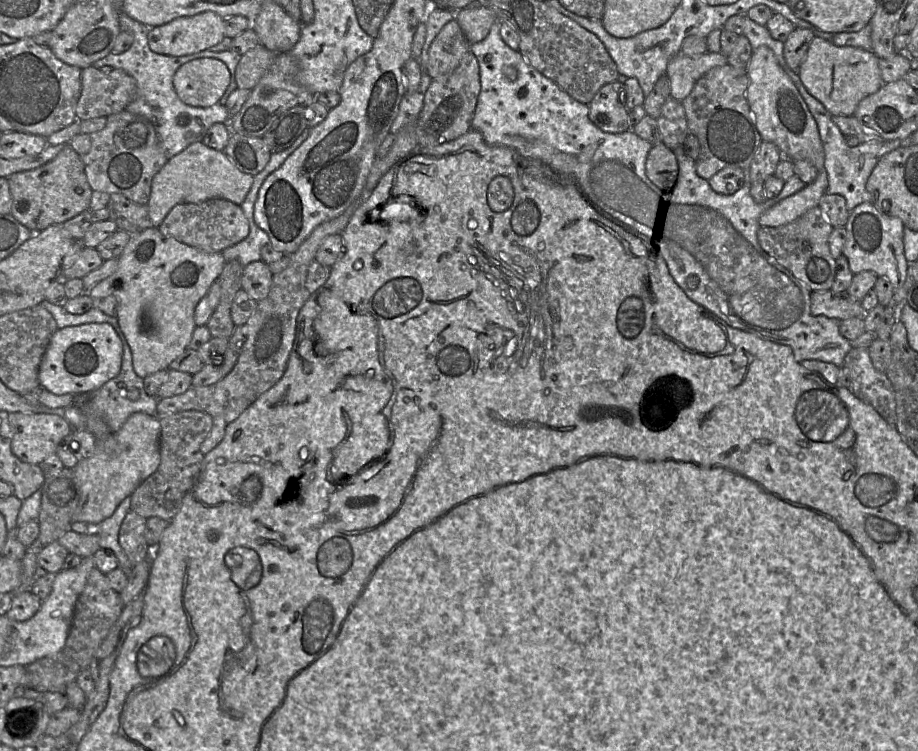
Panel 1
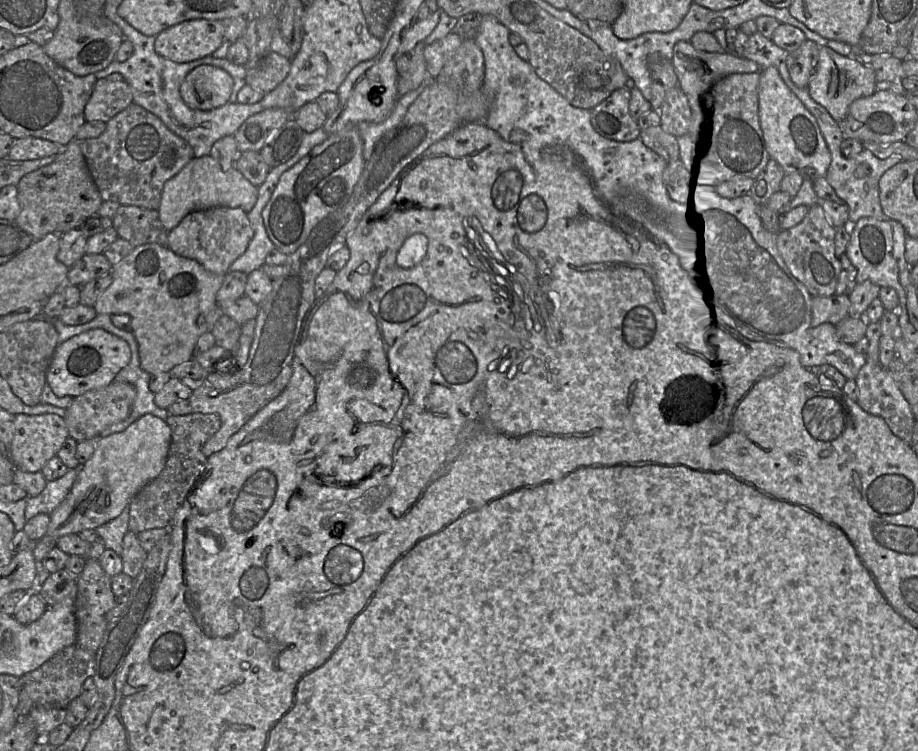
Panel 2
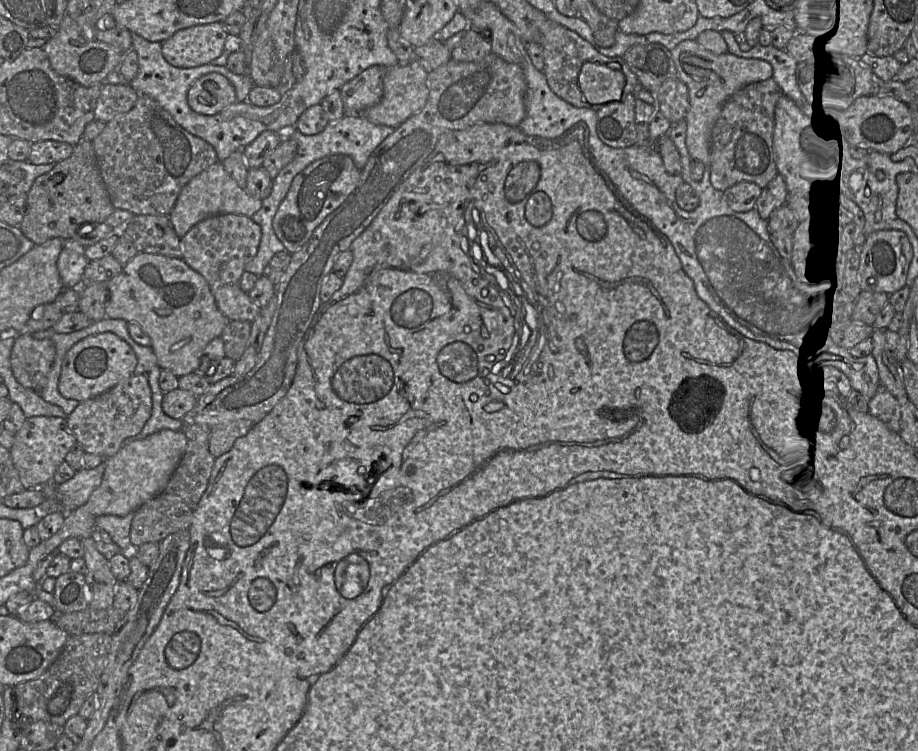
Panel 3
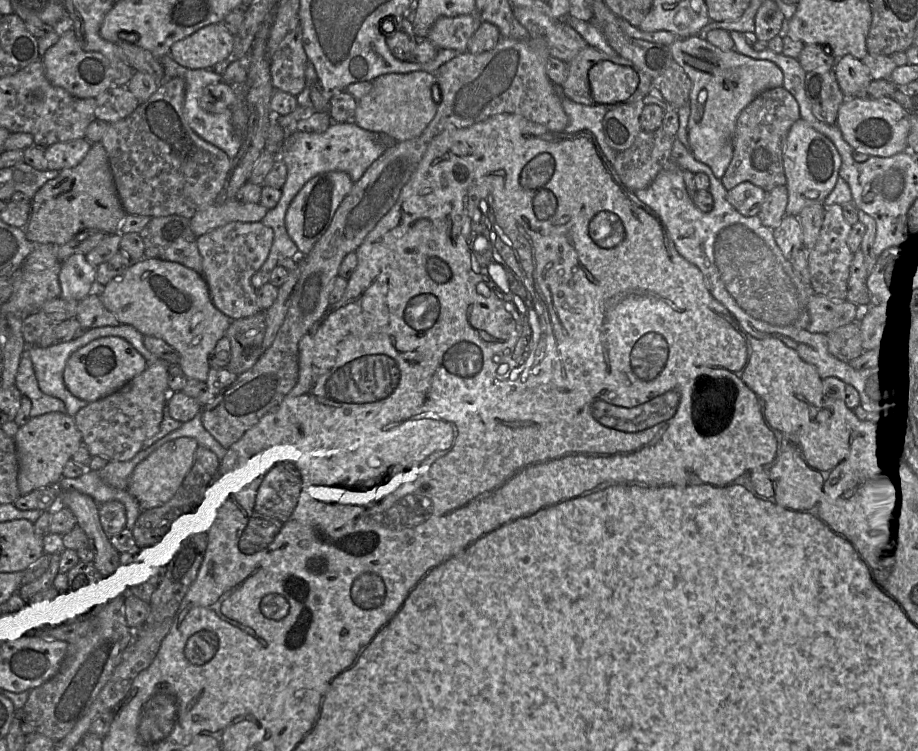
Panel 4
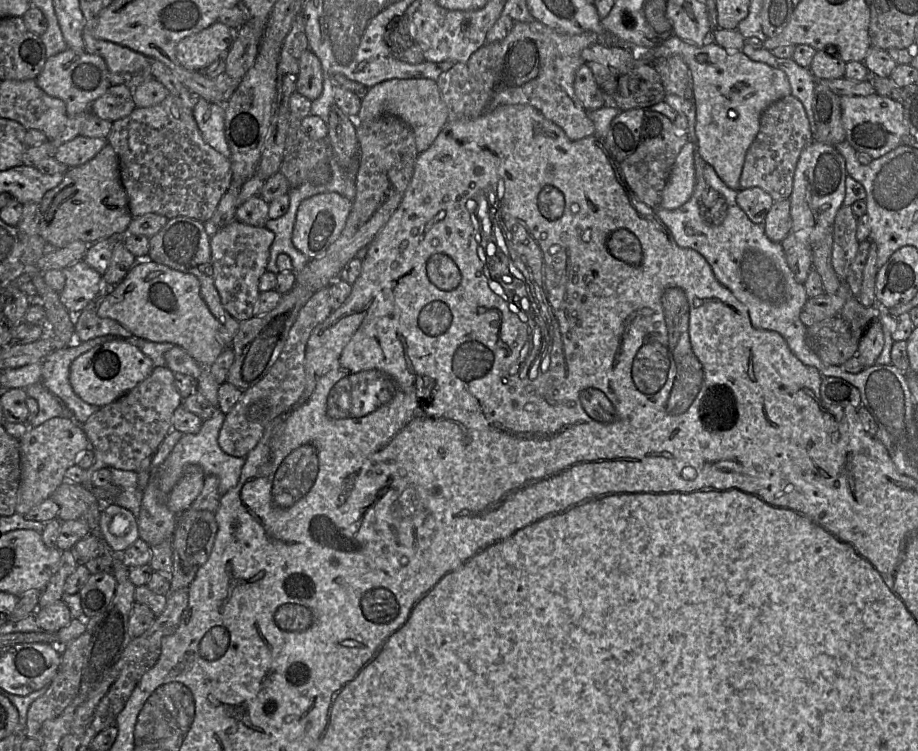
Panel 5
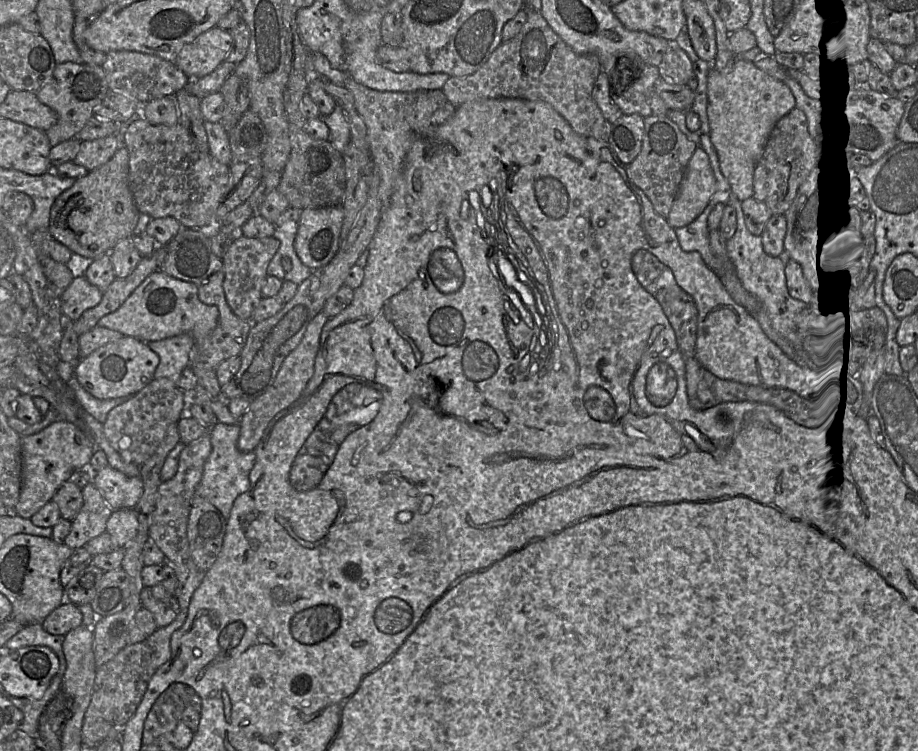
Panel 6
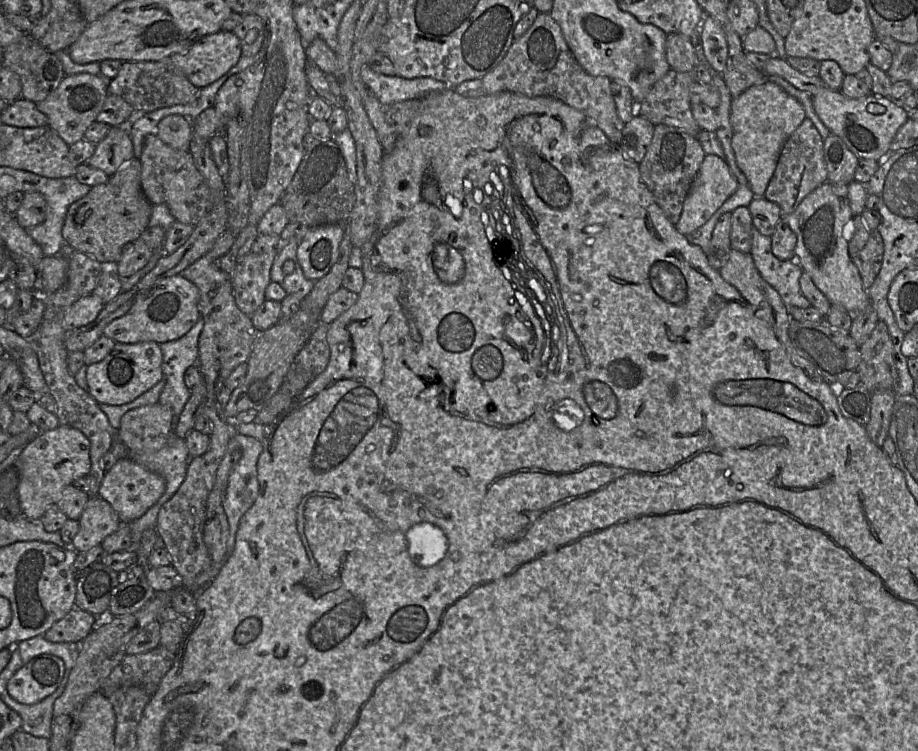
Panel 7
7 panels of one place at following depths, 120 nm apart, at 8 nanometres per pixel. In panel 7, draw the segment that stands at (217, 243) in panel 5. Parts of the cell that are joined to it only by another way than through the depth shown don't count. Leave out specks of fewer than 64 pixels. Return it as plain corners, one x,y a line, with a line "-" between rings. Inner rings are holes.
277,249
269,252
250,252
236,260
232,294
242,313
251,316
266,300
265,290
271,282
270,271

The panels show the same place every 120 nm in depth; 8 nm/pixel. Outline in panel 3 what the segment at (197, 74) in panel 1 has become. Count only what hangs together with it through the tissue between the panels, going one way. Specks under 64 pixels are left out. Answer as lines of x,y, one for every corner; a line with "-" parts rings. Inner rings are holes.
211,72
198,78
187,93
187,102
199,114
215,115
237,102
235,88
222,74

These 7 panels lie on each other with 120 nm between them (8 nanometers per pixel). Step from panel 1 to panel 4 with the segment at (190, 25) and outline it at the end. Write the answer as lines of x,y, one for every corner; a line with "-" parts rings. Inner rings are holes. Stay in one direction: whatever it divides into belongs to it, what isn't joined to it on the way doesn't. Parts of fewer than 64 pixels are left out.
218,22
178,40
171,46
169,54
188,69
212,68
231,55
233,45
234,35

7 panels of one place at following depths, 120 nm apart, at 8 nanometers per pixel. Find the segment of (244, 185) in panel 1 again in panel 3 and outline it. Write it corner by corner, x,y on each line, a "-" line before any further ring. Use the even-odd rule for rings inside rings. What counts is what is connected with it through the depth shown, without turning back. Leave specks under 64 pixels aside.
221,162
209,166
191,179
181,190
169,214
175,232
181,238
198,222
221,214
239,214
251,218
262,206
262,200
255,198
241,188
226,172

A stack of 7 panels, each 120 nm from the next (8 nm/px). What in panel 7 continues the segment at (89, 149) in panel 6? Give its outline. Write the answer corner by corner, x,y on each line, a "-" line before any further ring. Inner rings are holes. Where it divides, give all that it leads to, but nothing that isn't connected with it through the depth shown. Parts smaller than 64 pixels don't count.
129,120
120,126
111,127
106,137
96,144
87,164
111,176
125,162
131,160
134,157
134,150
130,128

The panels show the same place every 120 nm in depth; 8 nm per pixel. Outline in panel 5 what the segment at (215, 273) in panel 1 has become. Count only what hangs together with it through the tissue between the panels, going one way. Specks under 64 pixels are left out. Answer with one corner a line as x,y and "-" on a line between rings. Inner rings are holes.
142,262
140,264
135,264
126,277
117,285
115,286
105,286
102,287
102,294
98,295
98,297
92,303
94,307
97,307
97,315
101,318
109,318
115,320
116,322
123,325
126,329
128,329
133,336
142,338
144,340
148,340
151,342
157,343
171,343
174,346
178,346
186,351
192,358
194,358
199,365
201,366
201,374
199,378
194,382
194,391
195,387
197,388
198,392
201,393
207,401
216,409
218,409
218,387
219,384
215,381
212,373
211,373
211,365
220,355
222,350
224,349
219,341
219,322
214,317
214,315
210,312
209,308
207,307
206,303
202,299
200,295
200,283
198,279
189,273
183,273
174,269
171,269
165,265
158,264
155,262

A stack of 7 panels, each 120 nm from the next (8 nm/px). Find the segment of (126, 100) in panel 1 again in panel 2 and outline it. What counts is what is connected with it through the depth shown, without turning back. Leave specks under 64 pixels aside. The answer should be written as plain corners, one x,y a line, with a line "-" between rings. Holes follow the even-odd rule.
118,73
97,79
84,110
87,122
107,123
133,103
131,87

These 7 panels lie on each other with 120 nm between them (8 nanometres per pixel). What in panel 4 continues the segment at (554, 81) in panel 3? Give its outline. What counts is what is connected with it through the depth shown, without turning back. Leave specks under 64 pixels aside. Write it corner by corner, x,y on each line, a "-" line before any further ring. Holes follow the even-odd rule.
587,45
567,63
567,78
561,85
563,94
576,103
584,105
596,104
593,100
589,86
588,72
593,65
601,61
609,61
618,65
631,67
635,70
631,60
623,58
620,55
607,55
604,52

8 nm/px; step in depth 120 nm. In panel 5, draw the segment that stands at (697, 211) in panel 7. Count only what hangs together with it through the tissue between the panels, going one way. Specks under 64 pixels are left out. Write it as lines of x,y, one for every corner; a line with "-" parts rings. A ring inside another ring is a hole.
687,142
679,152
663,190
660,206
668,210
690,200
695,187
695,143

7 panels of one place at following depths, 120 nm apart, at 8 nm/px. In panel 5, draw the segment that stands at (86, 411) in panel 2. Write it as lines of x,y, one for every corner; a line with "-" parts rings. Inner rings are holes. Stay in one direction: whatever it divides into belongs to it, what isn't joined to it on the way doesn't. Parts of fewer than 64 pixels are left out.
166,366
155,367
152,373
120,399
99,407
85,423
85,433
95,463
89,468
96,471
102,467
136,471
142,461
151,458
172,426
174,411
182,404
182,397
174,385
174,373

